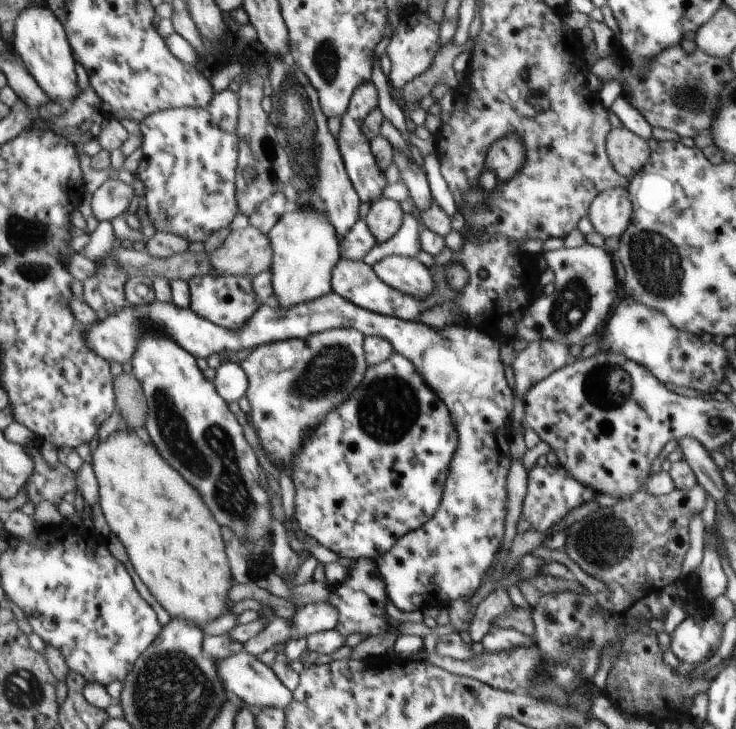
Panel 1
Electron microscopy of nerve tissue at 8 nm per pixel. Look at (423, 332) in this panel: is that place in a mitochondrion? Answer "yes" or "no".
no

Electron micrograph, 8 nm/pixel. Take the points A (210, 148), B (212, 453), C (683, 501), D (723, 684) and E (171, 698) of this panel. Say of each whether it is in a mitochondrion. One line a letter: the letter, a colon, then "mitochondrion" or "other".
A: other
B: mitochondrion
C: other
D: other
E: mitochondrion

